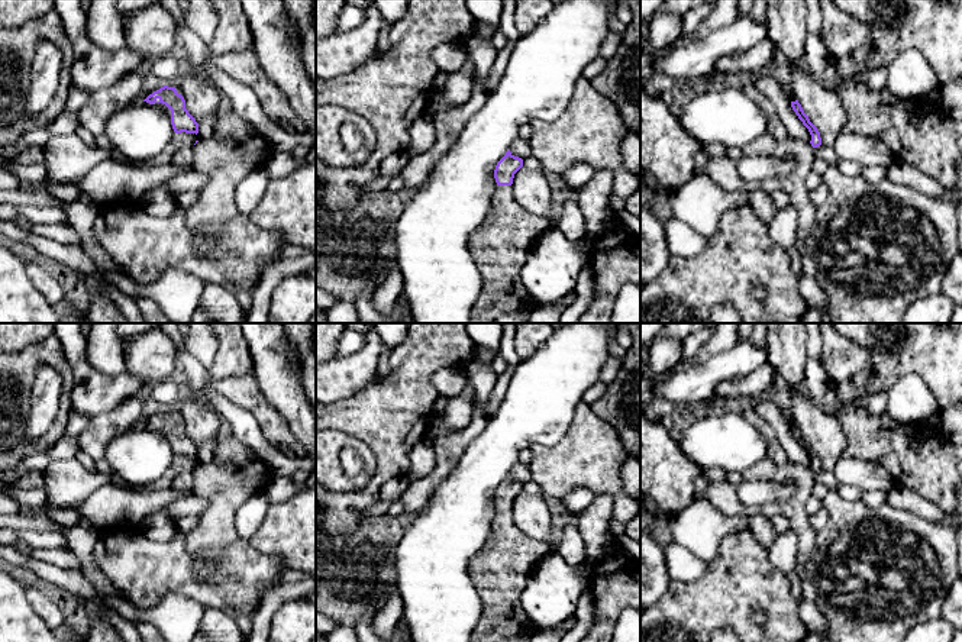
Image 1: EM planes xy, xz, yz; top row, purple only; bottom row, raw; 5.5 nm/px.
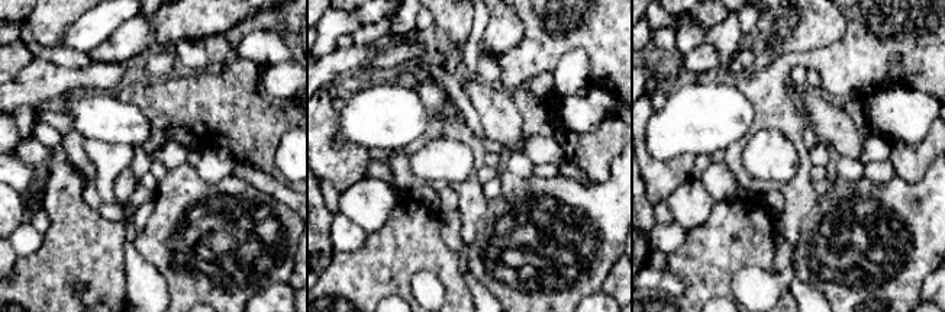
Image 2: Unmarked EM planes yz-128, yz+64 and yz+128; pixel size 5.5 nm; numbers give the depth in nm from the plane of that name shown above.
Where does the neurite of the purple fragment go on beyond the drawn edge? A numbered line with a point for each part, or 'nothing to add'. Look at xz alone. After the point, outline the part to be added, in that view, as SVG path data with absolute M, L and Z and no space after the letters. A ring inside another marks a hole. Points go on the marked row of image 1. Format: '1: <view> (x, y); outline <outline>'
1: xz (500, 245); outline M497 185L484 222L469 235L468 249L482 290L469 323L493 323L501 314L529 316L540 304L522 281L522 268L536 239L552 228L548 217L517 203L511 185Z

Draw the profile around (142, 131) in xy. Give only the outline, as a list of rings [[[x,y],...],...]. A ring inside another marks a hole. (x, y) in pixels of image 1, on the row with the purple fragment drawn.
[[[141,101],[112,116],[104,135],[126,158],[149,162],[172,143],[177,133],[165,104]]]

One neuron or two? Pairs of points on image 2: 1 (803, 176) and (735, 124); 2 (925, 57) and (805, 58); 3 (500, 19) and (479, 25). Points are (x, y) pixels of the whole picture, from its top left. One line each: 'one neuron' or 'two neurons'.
1: two neurons
2: one neuron
3: two neurons

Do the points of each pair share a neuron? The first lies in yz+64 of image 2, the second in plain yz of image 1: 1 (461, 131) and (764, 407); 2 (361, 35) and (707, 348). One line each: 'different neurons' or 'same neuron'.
1: different neurons
2: same neuron

